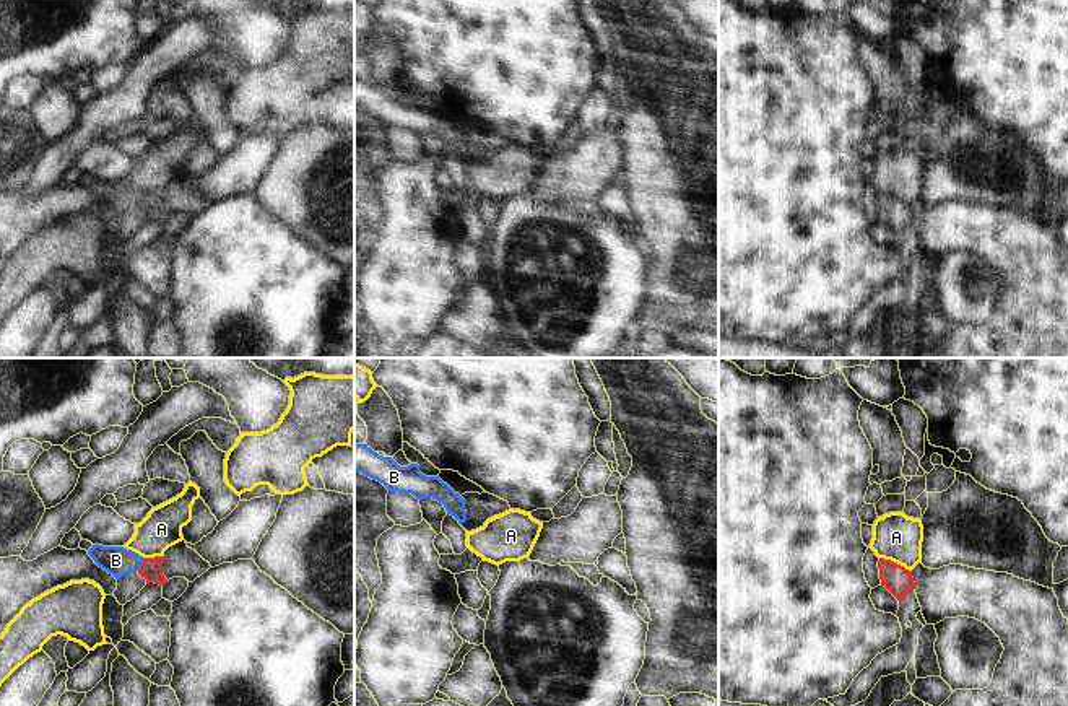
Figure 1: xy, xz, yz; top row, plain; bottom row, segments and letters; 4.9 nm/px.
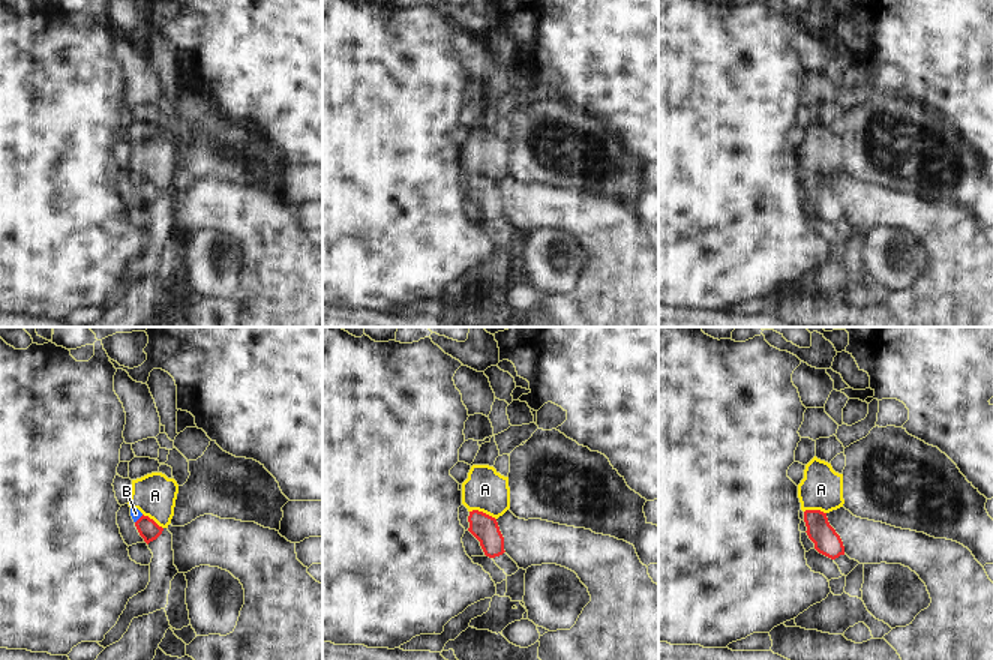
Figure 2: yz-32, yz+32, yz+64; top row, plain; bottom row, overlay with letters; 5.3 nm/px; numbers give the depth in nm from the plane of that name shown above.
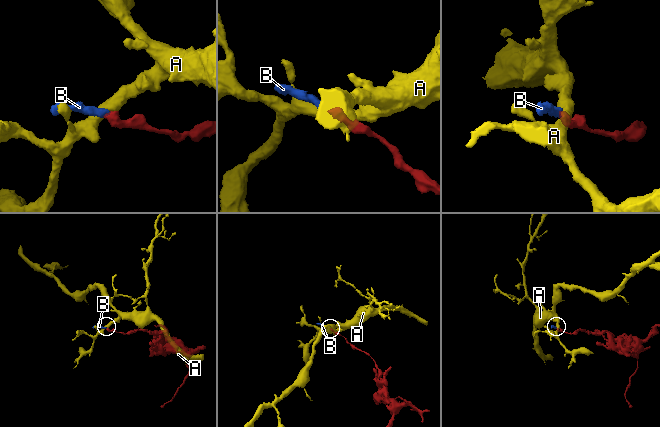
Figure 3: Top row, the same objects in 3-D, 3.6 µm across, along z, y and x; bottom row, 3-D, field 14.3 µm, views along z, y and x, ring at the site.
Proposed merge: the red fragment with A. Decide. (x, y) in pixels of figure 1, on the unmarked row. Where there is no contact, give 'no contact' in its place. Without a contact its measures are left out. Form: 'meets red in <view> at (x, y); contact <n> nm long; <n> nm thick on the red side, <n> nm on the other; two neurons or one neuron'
meets red in yz at (896, 199); contact 180 nm long; 140 nm thick on the red side, 240 nm on the other; two neurons

